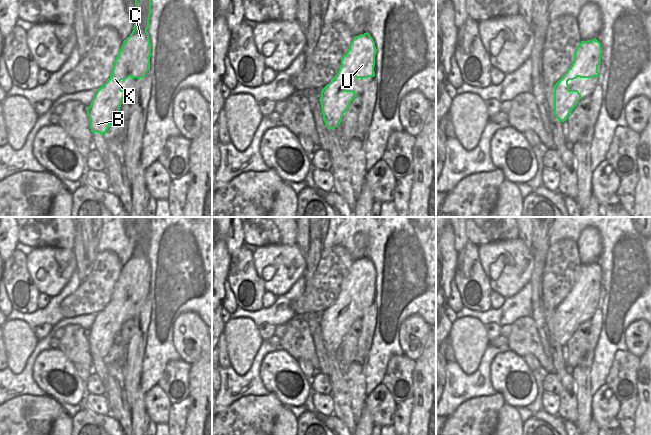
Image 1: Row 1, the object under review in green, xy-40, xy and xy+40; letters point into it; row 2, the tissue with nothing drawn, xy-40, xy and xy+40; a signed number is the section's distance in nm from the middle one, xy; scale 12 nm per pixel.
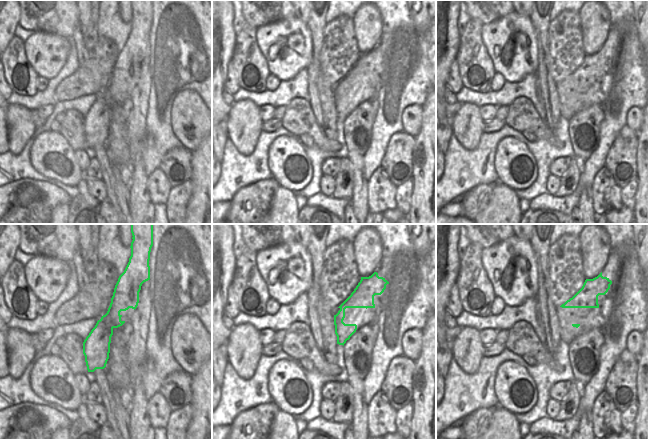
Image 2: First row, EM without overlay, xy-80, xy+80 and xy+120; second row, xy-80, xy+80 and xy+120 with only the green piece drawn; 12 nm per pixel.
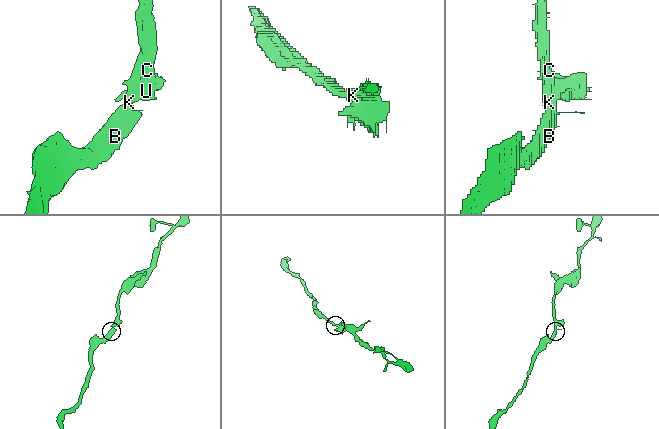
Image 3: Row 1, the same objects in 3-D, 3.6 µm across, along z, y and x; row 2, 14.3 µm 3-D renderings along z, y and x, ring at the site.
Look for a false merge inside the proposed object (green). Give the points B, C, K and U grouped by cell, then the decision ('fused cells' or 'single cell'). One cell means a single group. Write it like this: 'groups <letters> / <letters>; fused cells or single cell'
groups B C K U; single cell

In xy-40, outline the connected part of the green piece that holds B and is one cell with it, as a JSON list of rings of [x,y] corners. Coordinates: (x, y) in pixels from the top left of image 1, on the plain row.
[[[134,217],[139,240],[133,255],[121,270],[114,285],[110,302],[103,308],[87,332],[91,356],[106,358],[123,323],[133,319],[130,314],[122,314],[121,304],[144,302],[150,294],[151,267],[147,253],[151,239],[150,217]]]

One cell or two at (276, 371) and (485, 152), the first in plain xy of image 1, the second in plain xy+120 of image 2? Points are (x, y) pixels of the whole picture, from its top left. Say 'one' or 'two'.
two

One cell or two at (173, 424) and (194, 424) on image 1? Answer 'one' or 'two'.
two

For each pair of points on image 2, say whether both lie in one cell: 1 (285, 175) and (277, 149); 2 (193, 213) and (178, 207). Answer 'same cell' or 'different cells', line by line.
1: same cell
2: different cells

